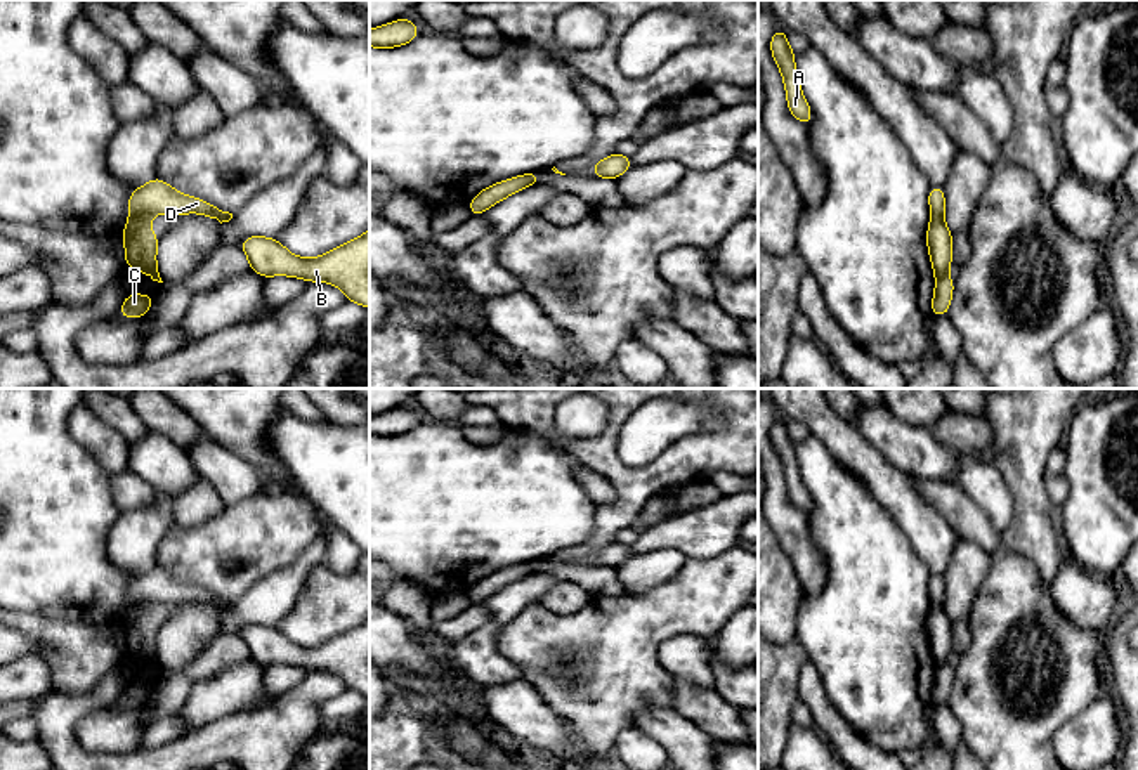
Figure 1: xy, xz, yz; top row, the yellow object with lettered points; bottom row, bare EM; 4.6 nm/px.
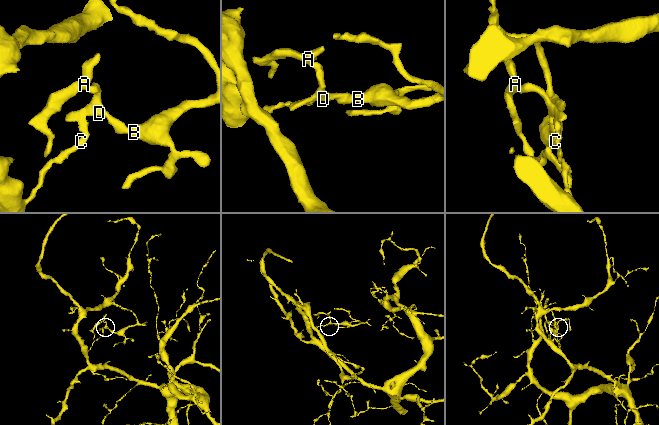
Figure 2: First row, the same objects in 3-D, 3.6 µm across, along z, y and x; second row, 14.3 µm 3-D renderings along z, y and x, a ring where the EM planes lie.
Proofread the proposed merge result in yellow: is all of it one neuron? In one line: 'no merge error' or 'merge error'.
no merge error

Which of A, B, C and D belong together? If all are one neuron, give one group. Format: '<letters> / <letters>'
A B C D

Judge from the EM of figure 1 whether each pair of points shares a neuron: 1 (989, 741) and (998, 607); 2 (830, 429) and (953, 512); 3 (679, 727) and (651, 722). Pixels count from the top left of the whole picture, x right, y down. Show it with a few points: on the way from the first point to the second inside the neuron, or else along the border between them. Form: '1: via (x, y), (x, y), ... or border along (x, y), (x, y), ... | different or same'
1: via (989, 708), (984, 665), (986, 649), (994, 640) | same
2: border along (908, 477), (911, 486), (941, 515) | different
3: via (672, 727), (658, 722) | same

